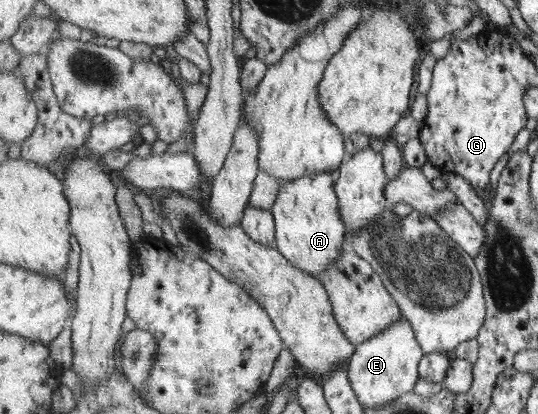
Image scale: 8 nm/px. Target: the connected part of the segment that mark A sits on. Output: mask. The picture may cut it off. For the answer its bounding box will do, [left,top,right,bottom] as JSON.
[271,171,348,280]

